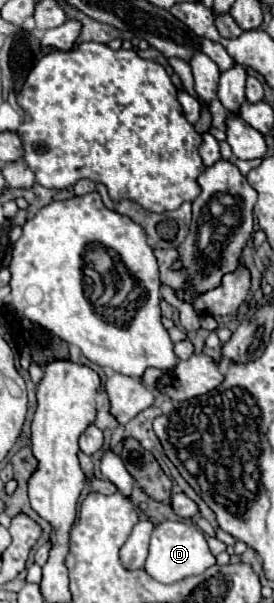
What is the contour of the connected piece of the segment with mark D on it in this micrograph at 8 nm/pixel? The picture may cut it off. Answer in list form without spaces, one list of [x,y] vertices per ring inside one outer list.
[[[161,522],[155,526],[149,544],[149,556],[145,560],[145,572],[163,584],[179,582],[187,576],[195,576],[205,572],[215,564],[215,556],[209,552],[207,540],[203,532],[185,522]]]

